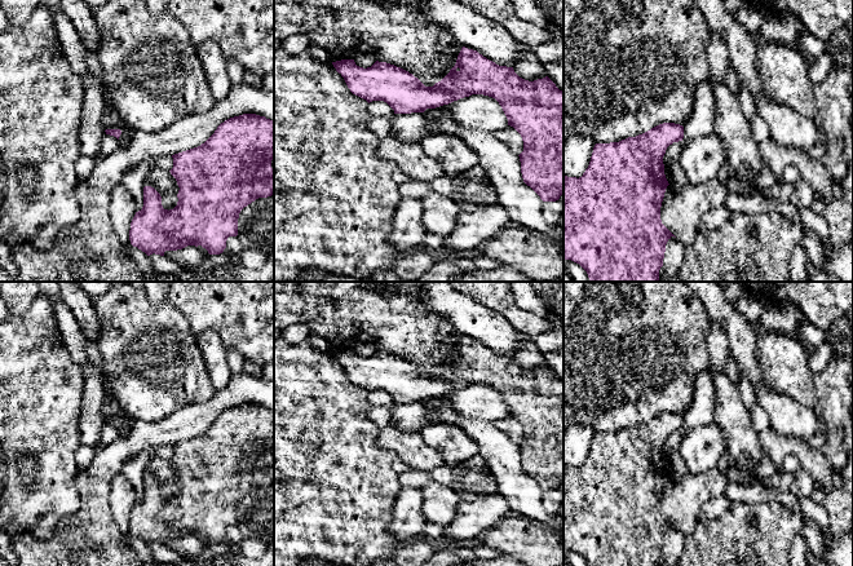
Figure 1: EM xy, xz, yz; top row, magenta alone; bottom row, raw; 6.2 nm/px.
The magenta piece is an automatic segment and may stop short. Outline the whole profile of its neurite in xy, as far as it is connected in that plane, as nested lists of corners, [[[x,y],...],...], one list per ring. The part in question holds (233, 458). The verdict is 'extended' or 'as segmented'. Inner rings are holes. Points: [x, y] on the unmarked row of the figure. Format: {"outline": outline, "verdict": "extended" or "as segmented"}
{"outline": [[[256,403],[230,407],[204,433],[172,447],[169,461],[180,477],[177,495],[164,499],[160,483],[145,476],[143,496],[131,512],[131,534],[147,545],[164,545],[165,540],[187,535],[202,535],[209,544],[220,544],[226,538],[227,527],[238,525],[240,500],[256,488],[274,483],[274,410]]], "verdict": "as segmented"}

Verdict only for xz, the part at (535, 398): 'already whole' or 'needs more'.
already whole

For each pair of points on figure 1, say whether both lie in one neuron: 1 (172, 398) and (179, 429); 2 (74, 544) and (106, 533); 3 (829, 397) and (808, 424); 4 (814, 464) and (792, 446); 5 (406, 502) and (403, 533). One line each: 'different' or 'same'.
1: different
2: same
3: different
4: same
5: same

